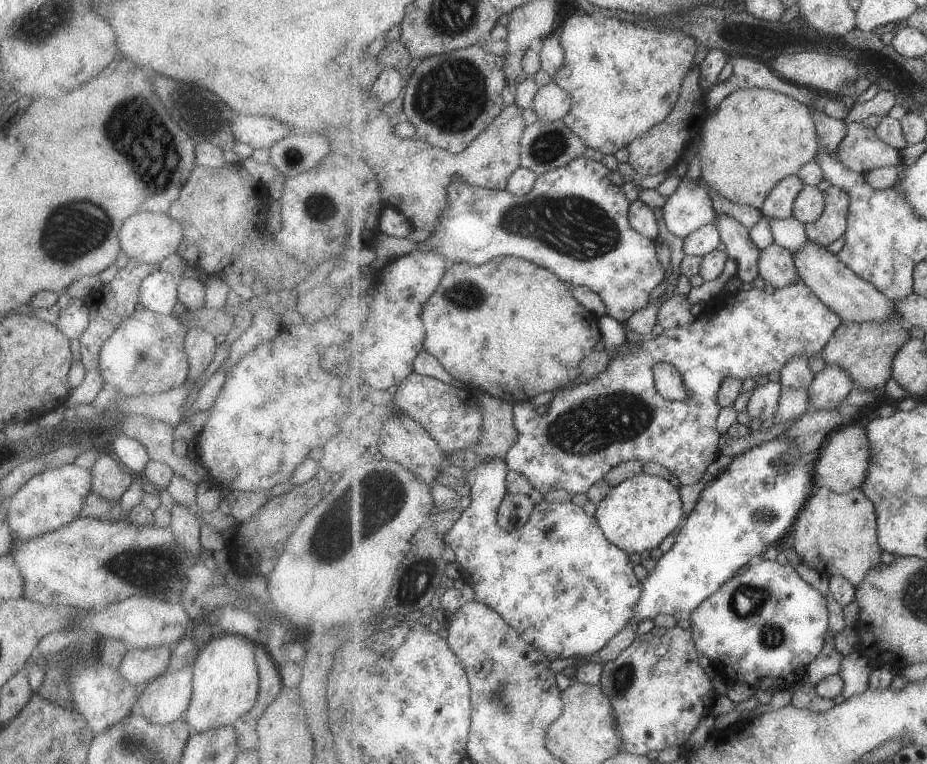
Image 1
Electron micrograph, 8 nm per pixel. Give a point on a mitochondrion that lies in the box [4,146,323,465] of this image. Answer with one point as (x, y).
(67, 230)

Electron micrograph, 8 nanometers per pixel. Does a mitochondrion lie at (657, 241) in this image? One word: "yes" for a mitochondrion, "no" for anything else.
no

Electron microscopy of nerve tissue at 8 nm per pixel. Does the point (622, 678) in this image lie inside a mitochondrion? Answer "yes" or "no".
yes

